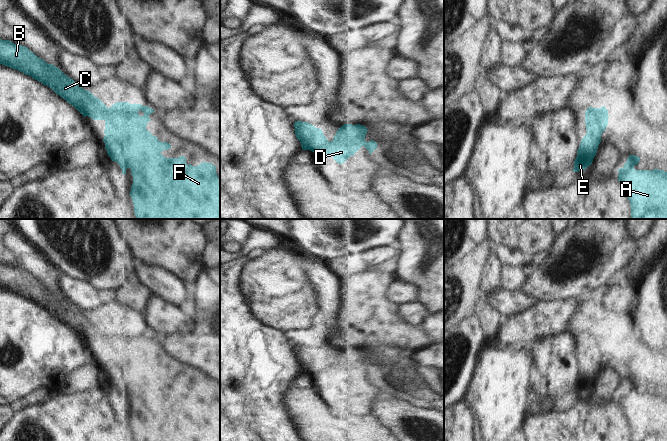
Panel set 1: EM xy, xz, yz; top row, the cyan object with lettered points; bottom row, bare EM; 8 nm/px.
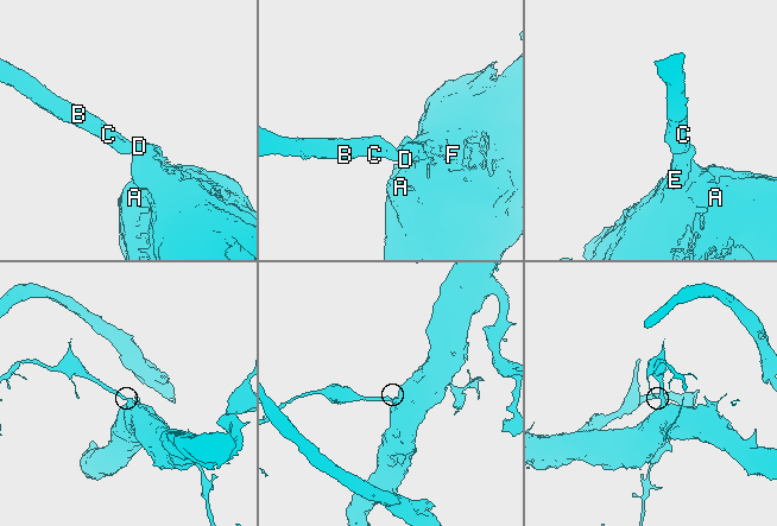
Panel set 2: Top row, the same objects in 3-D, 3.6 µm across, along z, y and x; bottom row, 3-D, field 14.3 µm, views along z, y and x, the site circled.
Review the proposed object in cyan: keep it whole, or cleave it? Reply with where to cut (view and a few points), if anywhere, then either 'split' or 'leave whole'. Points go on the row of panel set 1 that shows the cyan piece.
no cut; leave whole

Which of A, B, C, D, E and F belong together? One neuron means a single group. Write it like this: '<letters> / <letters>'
A B C D E F

